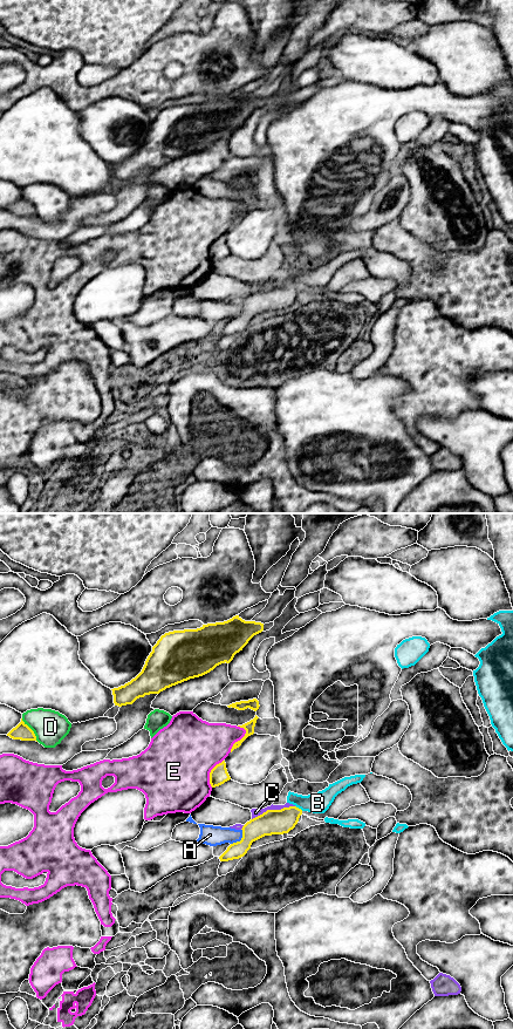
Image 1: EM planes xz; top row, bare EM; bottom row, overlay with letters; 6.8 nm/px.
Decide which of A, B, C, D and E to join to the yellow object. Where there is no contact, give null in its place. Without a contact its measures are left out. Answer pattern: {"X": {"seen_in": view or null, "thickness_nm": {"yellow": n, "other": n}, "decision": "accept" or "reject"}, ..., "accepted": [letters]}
{"A": {"seen_in": "xz", "thickness_nm": {"yellow": 180, "other": 140}, "decision": "reject"}, "B": {"seen_in": "xz", "thickness_nm": {"yellow": 180, "other": 140}, "decision": "reject"}, "C": {"seen_in": "xz", "thickness_nm": {"yellow": 180, "other": 60}, "decision": "reject"}, "D": {"seen_in": "xz", "thickness_nm": {"yellow": 110, "other": 240}, "decision": "reject"}, "E": {"seen_in": "xz", "thickness_nm": {"yellow": 70, "other": 300}, "decision": "reject"}, "accepted": []}

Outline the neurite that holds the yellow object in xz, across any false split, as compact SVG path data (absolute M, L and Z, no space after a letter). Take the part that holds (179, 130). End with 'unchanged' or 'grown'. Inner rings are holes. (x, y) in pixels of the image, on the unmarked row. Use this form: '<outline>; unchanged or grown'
M235 90L227 96L203 100L197 104L165 108L152 122L142 146L124 161L111 164L114 178L118 182L132 179L139 172L159 169L166 163L203 151L221 138L230 138L234 130L262 105L264 98L245 96Z; unchanged

